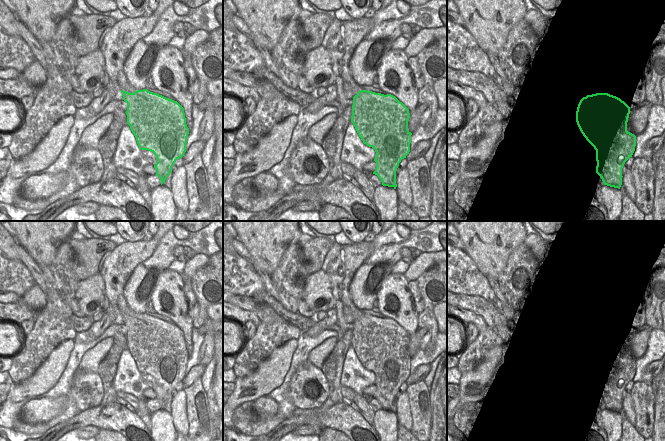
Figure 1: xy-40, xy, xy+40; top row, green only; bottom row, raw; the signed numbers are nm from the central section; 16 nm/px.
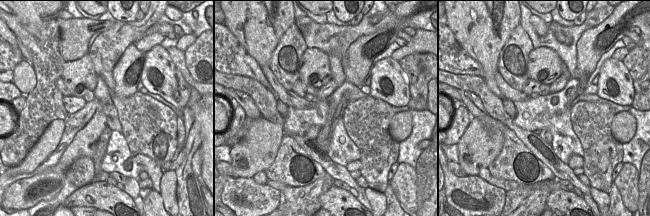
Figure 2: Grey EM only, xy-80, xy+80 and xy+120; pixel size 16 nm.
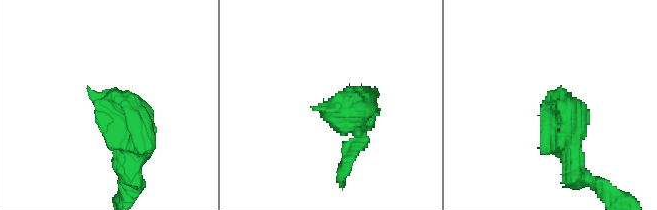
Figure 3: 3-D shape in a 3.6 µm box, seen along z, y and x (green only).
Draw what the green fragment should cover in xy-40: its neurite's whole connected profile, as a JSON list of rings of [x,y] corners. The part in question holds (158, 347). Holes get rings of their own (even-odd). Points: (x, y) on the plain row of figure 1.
[[[159,221],[158,231],[150,241],[127,241],[117,245],[98,272],[104,280],[106,296],[115,316],[113,324],[127,327],[127,348],[130,350],[139,372],[151,375],[156,380],[157,387],[154,392],[156,399],[161,404],[161,409],[172,396],[176,384],[182,382],[186,376],[189,352],[186,348],[184,332],[177,325],[147,313],[140,314],[131,310],[123,296],[123,290],[136,266],[152,256],[160,239],[168,231],[173,230],[174,225],[175,221]]]

